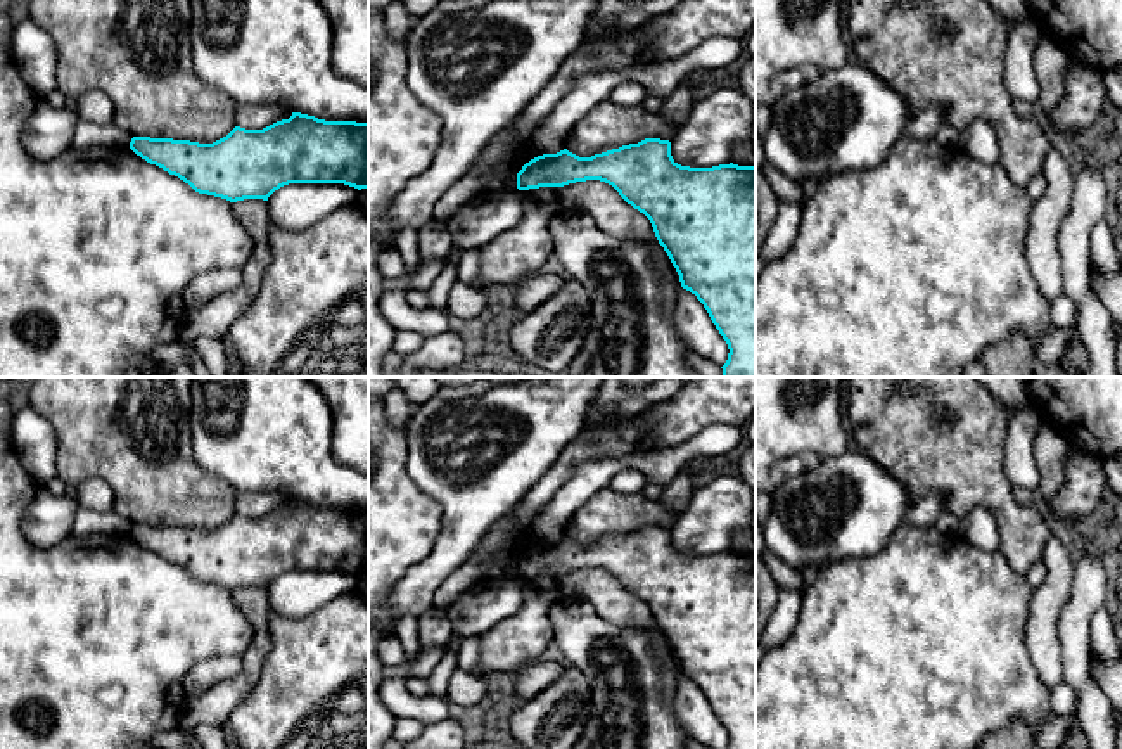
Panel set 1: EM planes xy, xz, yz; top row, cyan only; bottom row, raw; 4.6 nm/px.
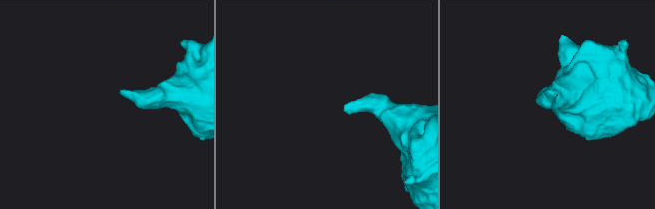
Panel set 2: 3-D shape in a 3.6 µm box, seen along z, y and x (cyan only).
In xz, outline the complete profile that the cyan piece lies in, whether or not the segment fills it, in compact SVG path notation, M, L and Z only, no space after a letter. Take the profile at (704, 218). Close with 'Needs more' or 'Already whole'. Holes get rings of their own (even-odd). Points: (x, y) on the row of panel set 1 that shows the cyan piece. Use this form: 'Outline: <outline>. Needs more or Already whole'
Outline: M645 138L591 157L579 157L567 149L538 156L517 173L517 189L564 187L586 180L612 185L650 220L681 287L697 296L728 344L723 377L755 377L755 164L681 166L671 156L669 140Z. Already whole

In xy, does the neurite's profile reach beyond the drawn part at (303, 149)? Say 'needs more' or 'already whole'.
already whole

